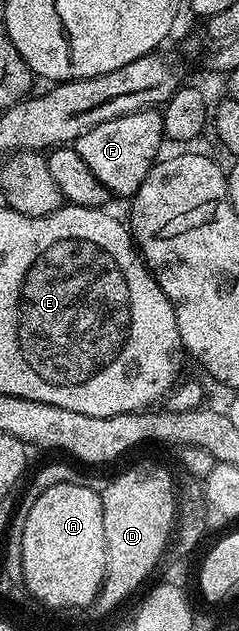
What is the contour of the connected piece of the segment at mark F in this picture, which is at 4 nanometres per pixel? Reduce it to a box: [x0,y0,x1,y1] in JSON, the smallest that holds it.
[75,109,165,197]

